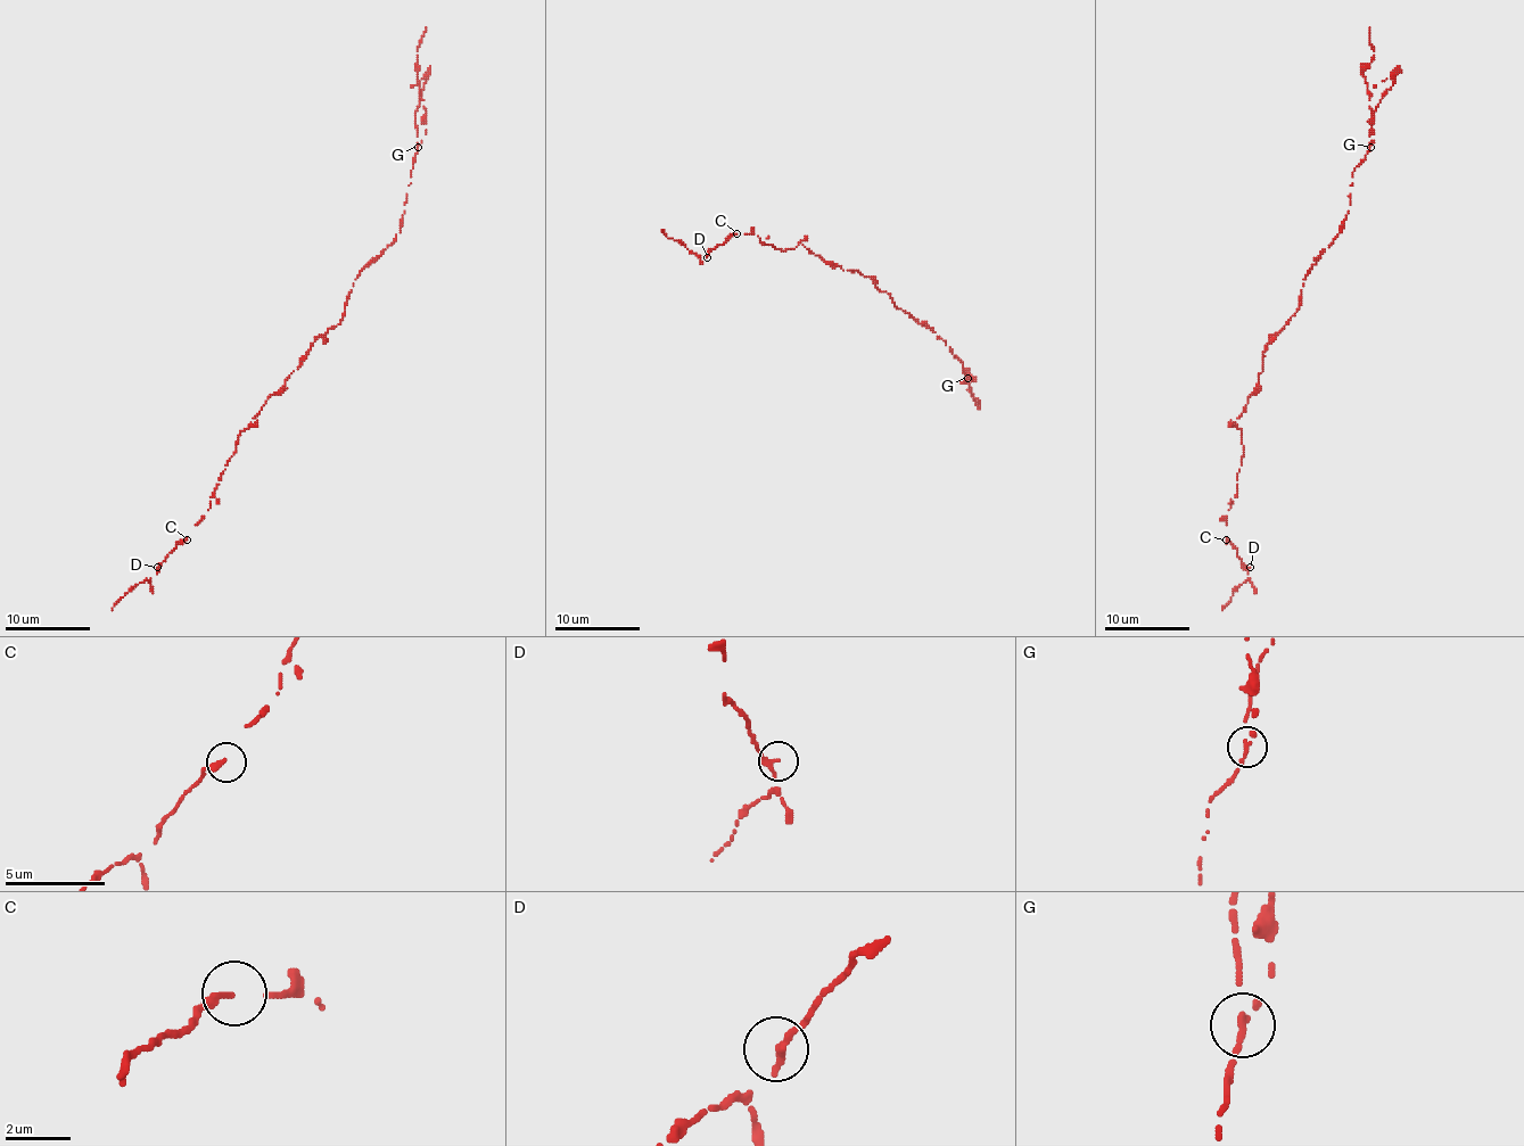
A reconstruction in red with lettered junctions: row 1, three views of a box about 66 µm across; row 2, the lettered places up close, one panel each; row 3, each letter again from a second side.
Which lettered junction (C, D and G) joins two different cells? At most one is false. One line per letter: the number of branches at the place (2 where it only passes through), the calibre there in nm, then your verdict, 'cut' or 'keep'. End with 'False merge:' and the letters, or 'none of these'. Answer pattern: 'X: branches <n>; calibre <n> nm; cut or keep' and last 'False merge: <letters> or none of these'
C: branches 1; calibre 280 nm; keep
D: branches 1; calibre 280 nm; keep
G: branches 1; calibre 280 nm; cut
False merge: G

